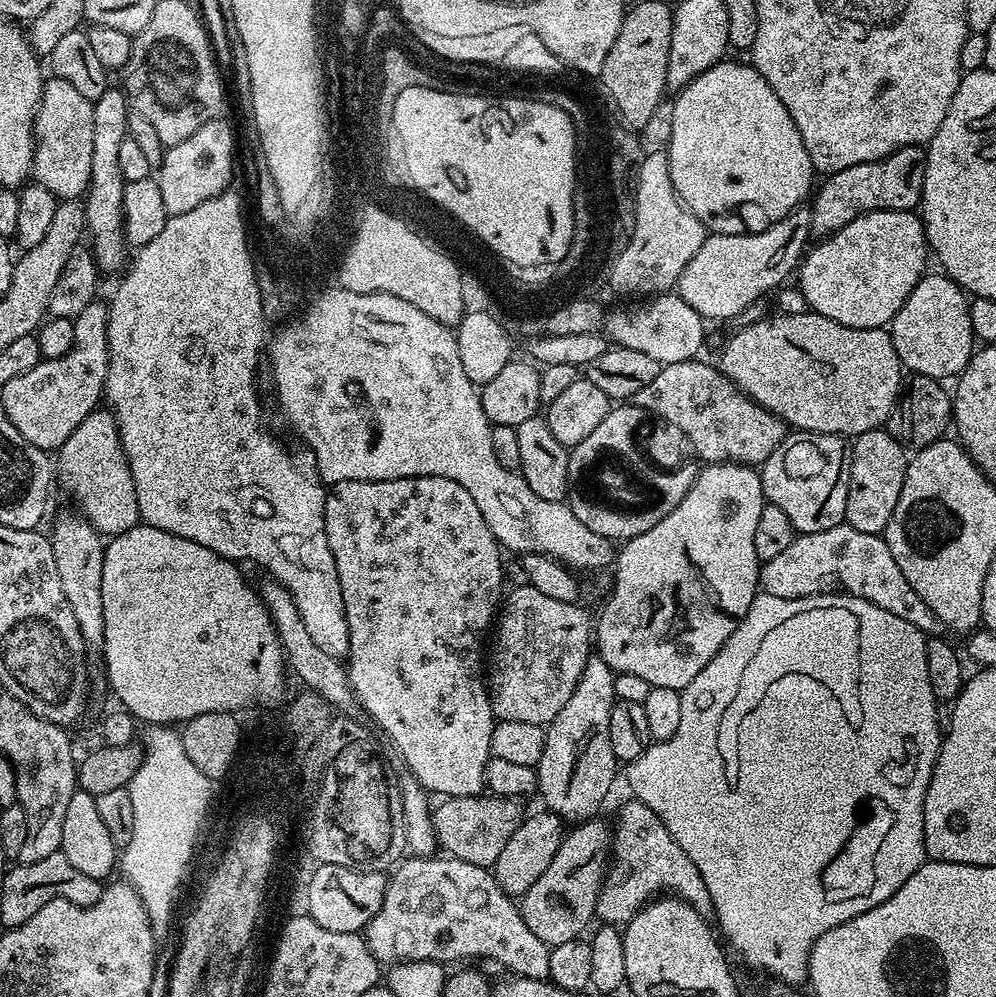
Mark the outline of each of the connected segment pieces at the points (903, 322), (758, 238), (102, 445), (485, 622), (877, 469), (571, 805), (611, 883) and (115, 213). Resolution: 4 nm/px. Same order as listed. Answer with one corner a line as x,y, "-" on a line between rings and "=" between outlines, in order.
926,274
914,286
910,298
893,318
890,331
900,363
909,373
933,376
943,381
944,376
959,377
974,355
974,337
970,324
969,297
959,284
947,274
=
801,206
795,208
788,216
781,220
769,223
765,232
745,231
743,234
734,232
722,232
709,235
702,242
702,250
690,258
686,270
682,270
678,295
705,321
732,320
739,312
744,312
759,296
764,296
768,291
779,289
785,283
788,275
797,271
802,259
802,253
810,240
810,229
812,226
811,207
=
97,410
91,412
84,421
66,438
66,442
58,449
54,464
58,469
58,480
68,487
70,495
76,499
79,515
83,516
101,537
111,538
120,536
126,530
135,528
141,523
140,511
138,510
138,494
134,486
132,471
128,465
128,456
124,453
124,447
120,441
120,431
116,425
116,418
108,410
=
407,476
397,480
347,480
331,485
327,489
324,497
324,521
326,522
326,538
330,542
330,554
334,554
334,566
338,566
338,582
342,586
342,602
346,606
346,622
350,626
350,650
346,657
346,667
348,670
348,681
352,684
352,691
356,693
359,707
365,708
370,715
376,719
376,724
392,739
394,747
400,751
400,756
404,759
404,764
409,773
415,776
421,786
429,793
441,792
439,795
444,798
454,796
478,796
485,791
484,767
487,766
492,756
492,747
490,738
492,737
492,725
494,717
492,715
492,697
490,695
489,685
486,683
486,668
480,665
480,655
484,652
484,635
489,635
490,629
494,624
494,617
502,604
502,591
500,587
506,584
506,568
502,563
500,565
500,555
502,549
494,534
490,534
490,526
486,526
486,518
482,518
482,510
478,510
478,505
474,503
474,498
458,482
450,482
450,478
438,478
437,476
=
883,427
863,432
851,441
848,462
850,478
844,515
851,528
862,530
866,534
883,533
885,526
890,522
890,514
894,514
894,506
898,506
909,459
906,449
=
598,654
589,655
586,666
582,670
582,674
578,678
578,686
574,686
574,694
570,694
570,702
566,702
566,706
562,706
562,710
558,710
558,714
552,719
551,724
547,725
544,733
544,749
542,750
542,758
536,763
536,785
538,787
538,796
544,799
543,807
547,811
553,812
554,815
560,817
565,822
583,822
593,819
597,815
596,812
604,804
604,799
612,792
612,783
616,780
616,767
618,761
614,750
610,750
610,710
616,705
616,695
614,694
614,682
616,681
617,673
613,672
612,668
=
635,798
629,799
629,804
624,804
620,808
620,813
616,816
616,828
614,824
614,859
609,863
604,873
604,884
600,887
598,902
596,903
597,921
606,924
615,924
617,926
627,926
628,923
640,913
645,904
663,897
667,894
669,897
686,902
698,915
705,918
713,915
712,899
710,890
706,890
706,882
702,882
702,874
694,862
690,862
690,854
674,842
674,834
666,830
662,818
650,810
=
112,86
102,94
102,98
94,101
92,109
94,110
94,158
90,158
92,173
88,183
86,201
83,203
86,236
87,239
92,239
90,251
93,258
96,259
97,265
105,273
107,273
106,271
116,272
120,267
123,269
130,260
130,244
126,239
124,222
124,186
126,181
122,174
122,166
118,162
122,142
129,139
130,105
127,95
119,87

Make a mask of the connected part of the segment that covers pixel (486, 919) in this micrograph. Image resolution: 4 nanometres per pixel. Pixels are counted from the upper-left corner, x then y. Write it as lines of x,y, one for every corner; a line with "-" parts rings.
408,858
391,873
382,906
366,929
368,948
376,955
376,959
391,966
406,960
449,962
448,960
468,960
471,956
485,956
488,960
505,964
509,973
535,980
548,980
549,945
544,944
542,938
536,937
530,926
526,926
520,916
517,901
501,890
495,875
489,869
461,860
440,859

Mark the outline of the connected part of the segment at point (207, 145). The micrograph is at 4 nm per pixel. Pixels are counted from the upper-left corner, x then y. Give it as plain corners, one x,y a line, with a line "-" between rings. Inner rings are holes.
224,118
206,122
190,138
171,145
164,153
164,160
158,169
162,190
162,202
169,216
186,214
194,206
202,206
210,198
220,195
232,180
232,167
236,164
236,136

